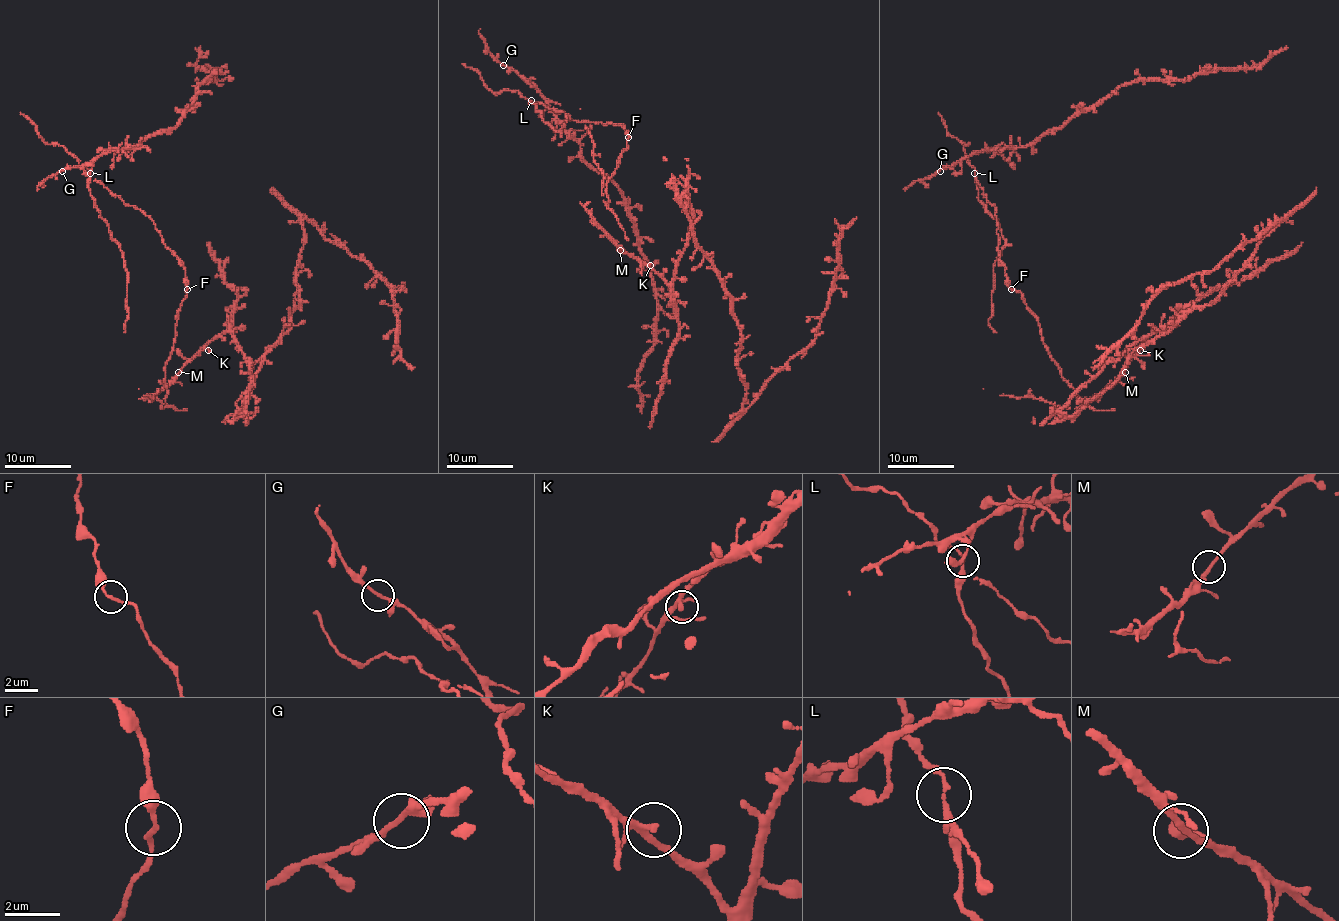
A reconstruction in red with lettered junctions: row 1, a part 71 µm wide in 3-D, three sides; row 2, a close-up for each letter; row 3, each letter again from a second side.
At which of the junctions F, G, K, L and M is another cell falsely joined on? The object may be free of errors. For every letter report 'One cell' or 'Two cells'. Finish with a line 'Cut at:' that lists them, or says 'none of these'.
F: One cell
G: One cell
K: One cell
L: Two cells
M: One cell
Cut at: L

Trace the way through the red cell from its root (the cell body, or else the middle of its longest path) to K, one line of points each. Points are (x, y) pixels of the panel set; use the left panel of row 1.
K: (170, 382), (202, 350), (208, 350)

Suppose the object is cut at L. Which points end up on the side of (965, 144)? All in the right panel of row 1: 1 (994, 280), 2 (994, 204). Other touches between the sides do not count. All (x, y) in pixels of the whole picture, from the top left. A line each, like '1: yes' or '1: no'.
1: no
2: yes

